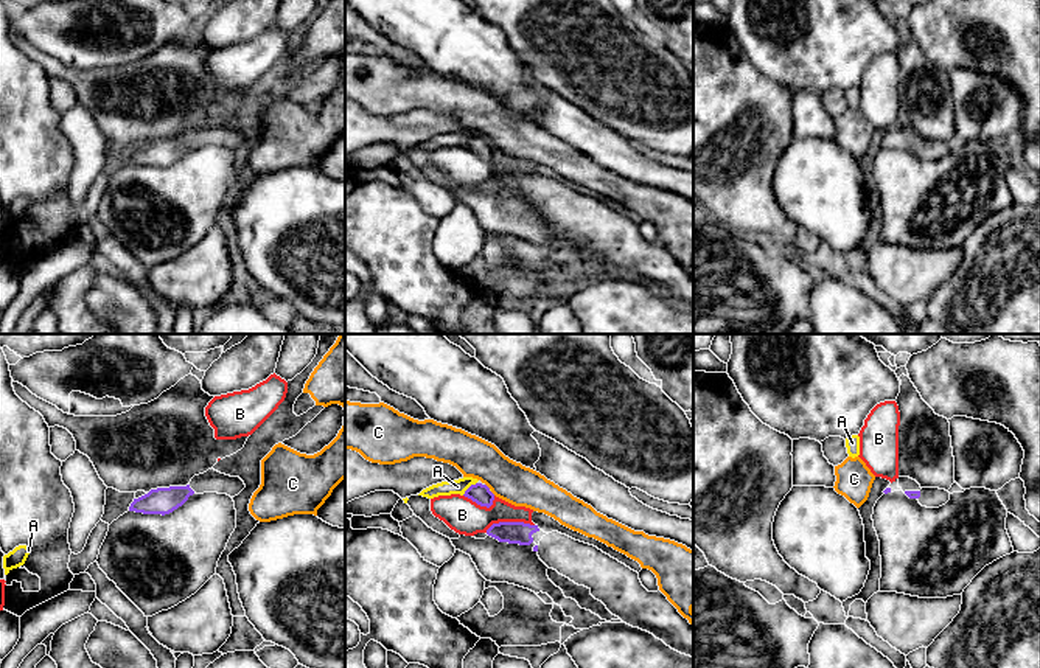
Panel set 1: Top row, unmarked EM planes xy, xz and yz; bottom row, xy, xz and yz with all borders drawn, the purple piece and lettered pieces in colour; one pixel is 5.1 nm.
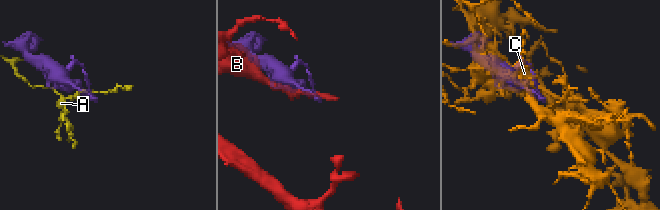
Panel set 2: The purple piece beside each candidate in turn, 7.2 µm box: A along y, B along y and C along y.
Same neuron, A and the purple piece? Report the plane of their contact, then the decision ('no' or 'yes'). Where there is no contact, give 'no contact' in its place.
contact in xz; no

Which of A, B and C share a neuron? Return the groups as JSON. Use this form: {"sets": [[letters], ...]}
{"sets": [["A"], ["B"], ["C"]]}

